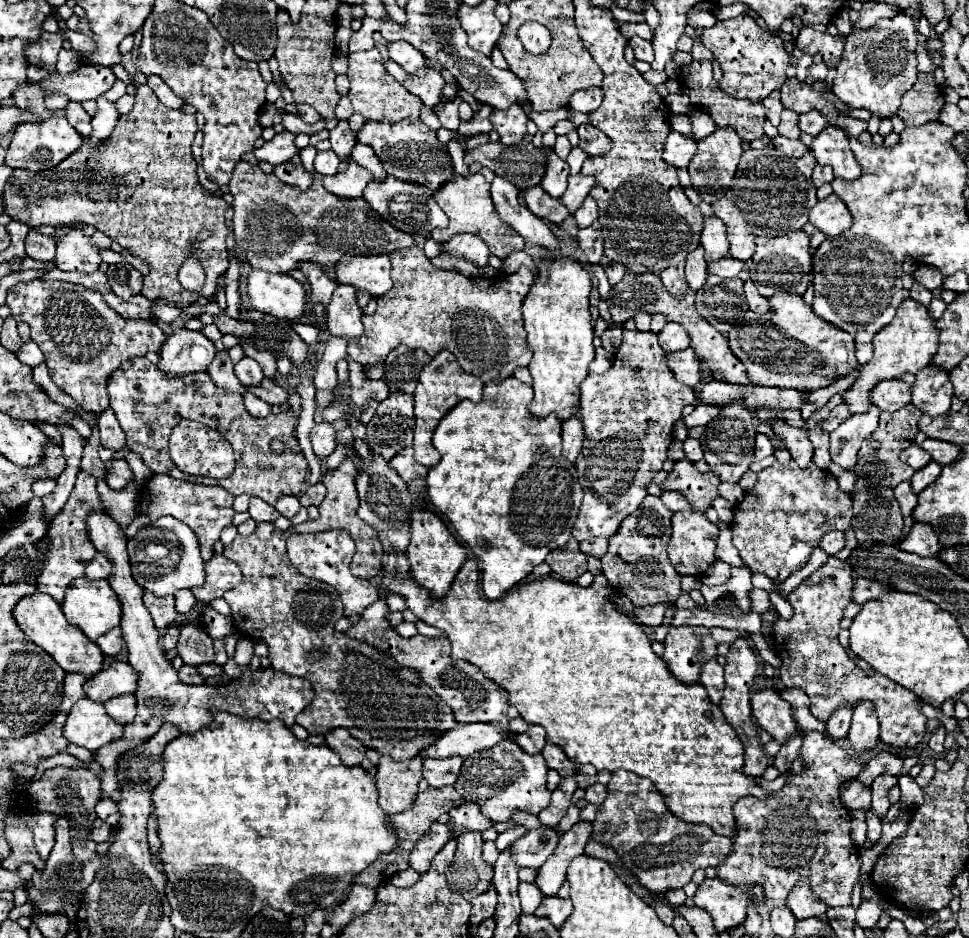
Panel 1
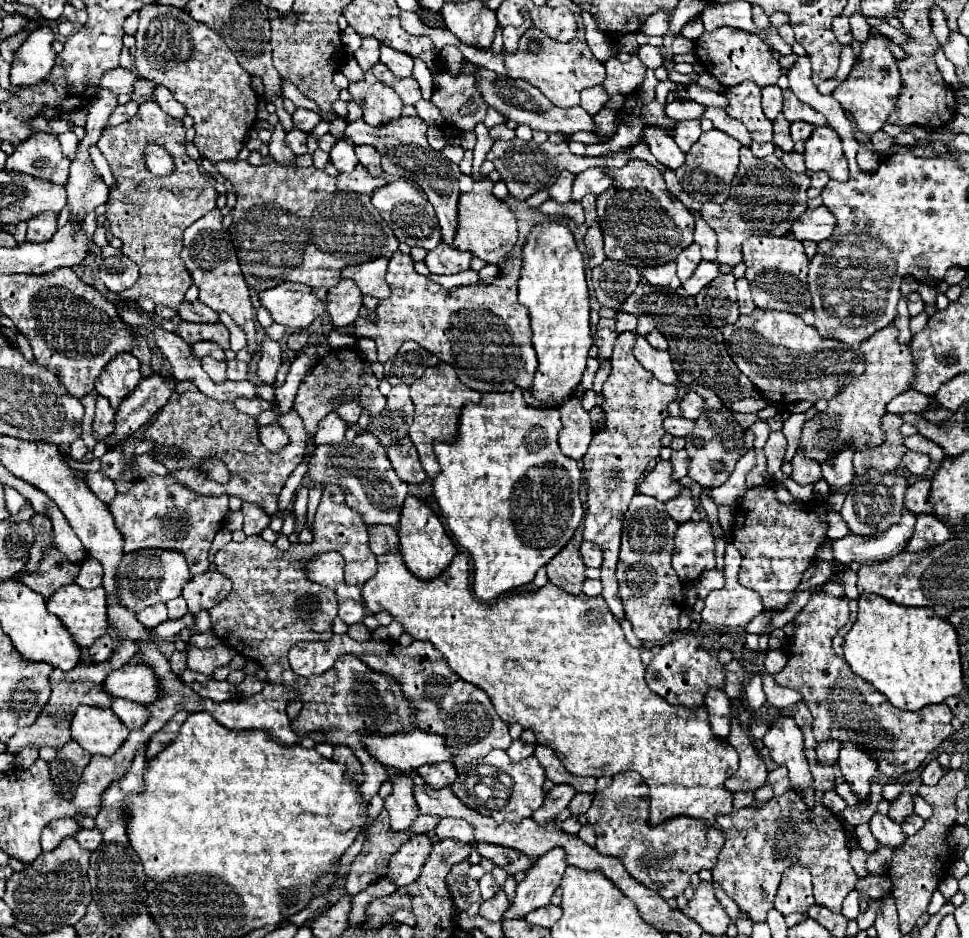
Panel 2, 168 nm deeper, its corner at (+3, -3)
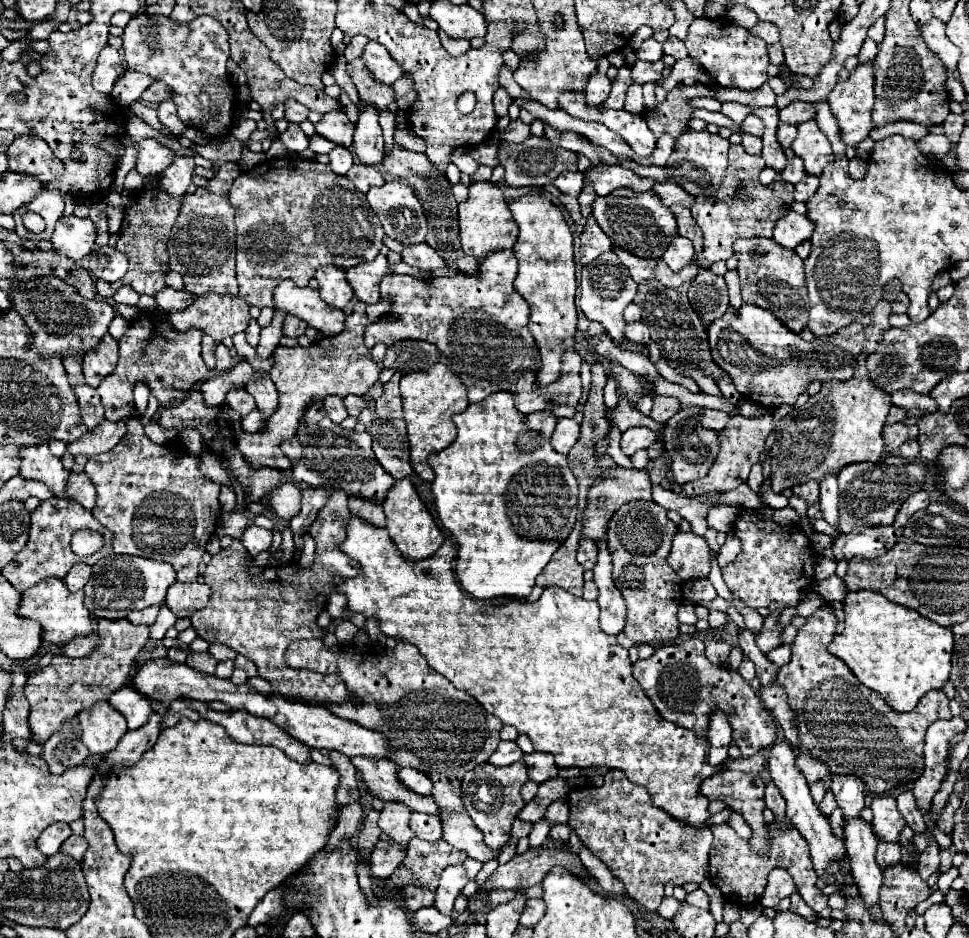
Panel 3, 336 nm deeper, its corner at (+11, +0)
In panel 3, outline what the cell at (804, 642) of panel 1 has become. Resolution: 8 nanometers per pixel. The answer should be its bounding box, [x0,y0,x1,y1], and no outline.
[777,608,951,794]

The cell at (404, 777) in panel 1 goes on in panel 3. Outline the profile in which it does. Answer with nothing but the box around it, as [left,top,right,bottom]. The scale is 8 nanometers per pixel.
[379,804,415,850]

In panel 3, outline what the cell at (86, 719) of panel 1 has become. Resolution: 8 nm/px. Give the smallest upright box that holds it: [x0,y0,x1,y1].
[79,700,129,756]

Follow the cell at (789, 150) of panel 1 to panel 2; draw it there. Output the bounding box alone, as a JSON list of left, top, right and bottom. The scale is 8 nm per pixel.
[781,151,805,173]

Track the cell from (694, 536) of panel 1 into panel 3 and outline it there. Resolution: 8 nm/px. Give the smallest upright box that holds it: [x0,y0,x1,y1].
[669,532,711,580]

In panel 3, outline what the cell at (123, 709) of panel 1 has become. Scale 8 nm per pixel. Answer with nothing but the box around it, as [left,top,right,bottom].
[109,686,151,730]

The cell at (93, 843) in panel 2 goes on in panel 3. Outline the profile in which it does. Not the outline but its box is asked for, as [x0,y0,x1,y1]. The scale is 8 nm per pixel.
[61,836,87,860]

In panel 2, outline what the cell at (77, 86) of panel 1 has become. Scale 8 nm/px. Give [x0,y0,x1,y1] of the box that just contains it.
[97,67,137,95]

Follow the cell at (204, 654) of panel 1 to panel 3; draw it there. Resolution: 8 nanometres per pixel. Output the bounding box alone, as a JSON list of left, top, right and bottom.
[185,652,217,674]

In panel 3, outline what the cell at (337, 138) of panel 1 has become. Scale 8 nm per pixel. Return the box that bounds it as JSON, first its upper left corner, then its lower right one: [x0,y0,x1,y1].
[329,146,353,176]

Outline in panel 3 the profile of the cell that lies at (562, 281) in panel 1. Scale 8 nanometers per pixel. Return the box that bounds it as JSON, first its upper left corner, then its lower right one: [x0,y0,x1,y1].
[509,194,577,386]

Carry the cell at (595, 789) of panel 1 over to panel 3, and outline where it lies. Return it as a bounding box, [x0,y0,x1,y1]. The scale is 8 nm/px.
[545,800,569,826]

